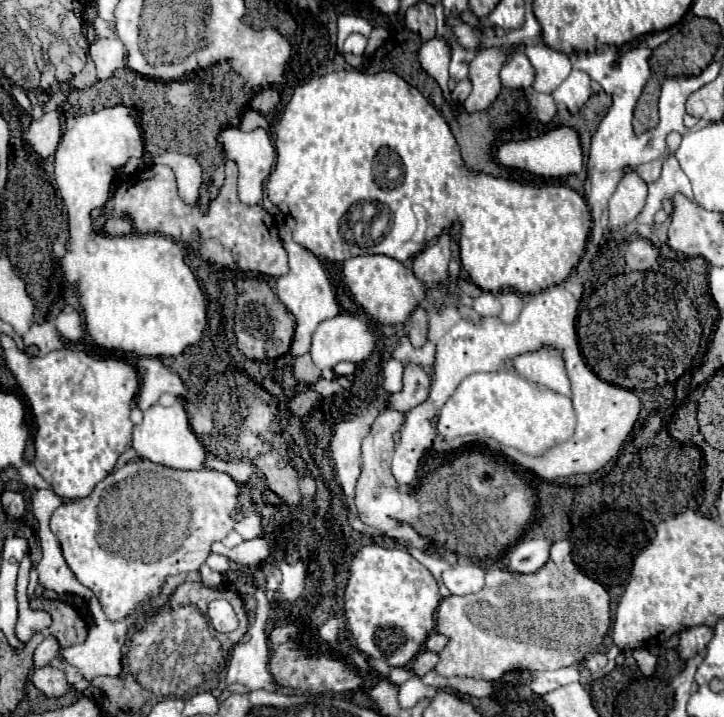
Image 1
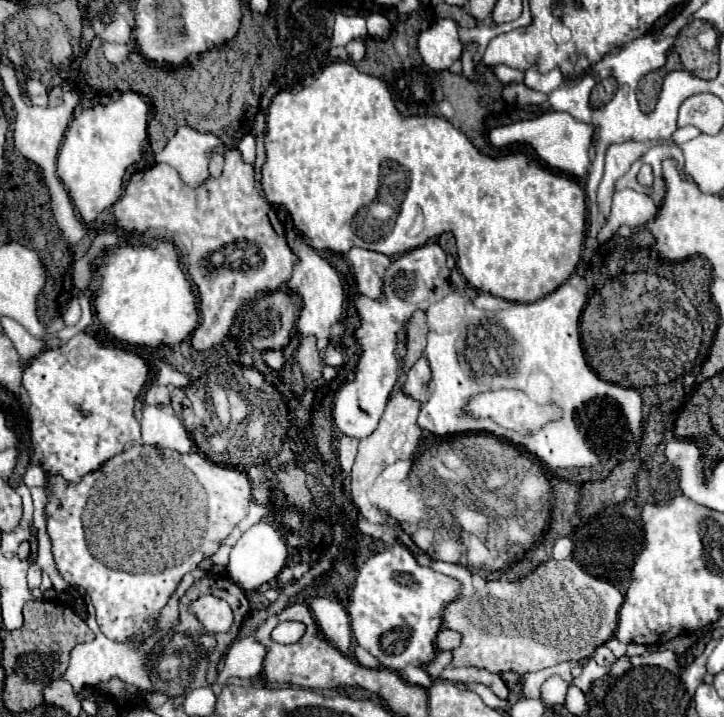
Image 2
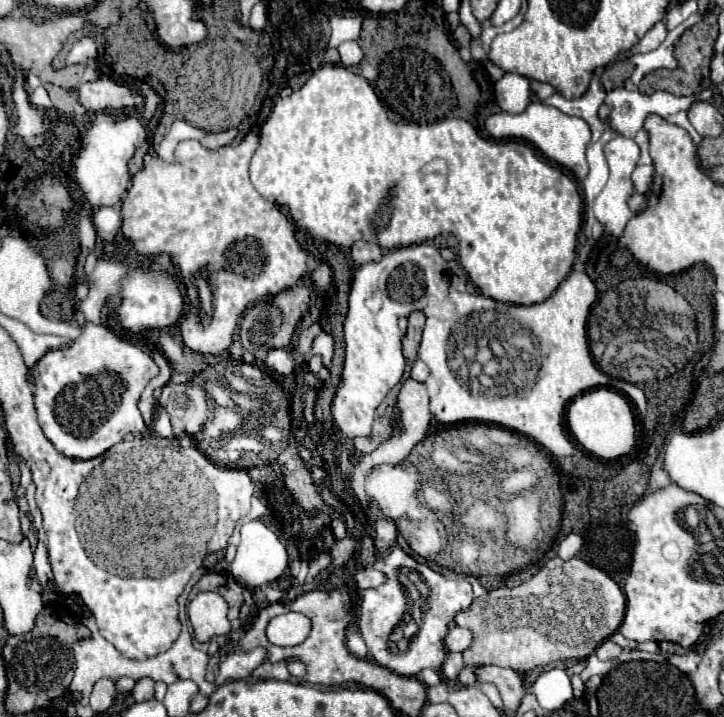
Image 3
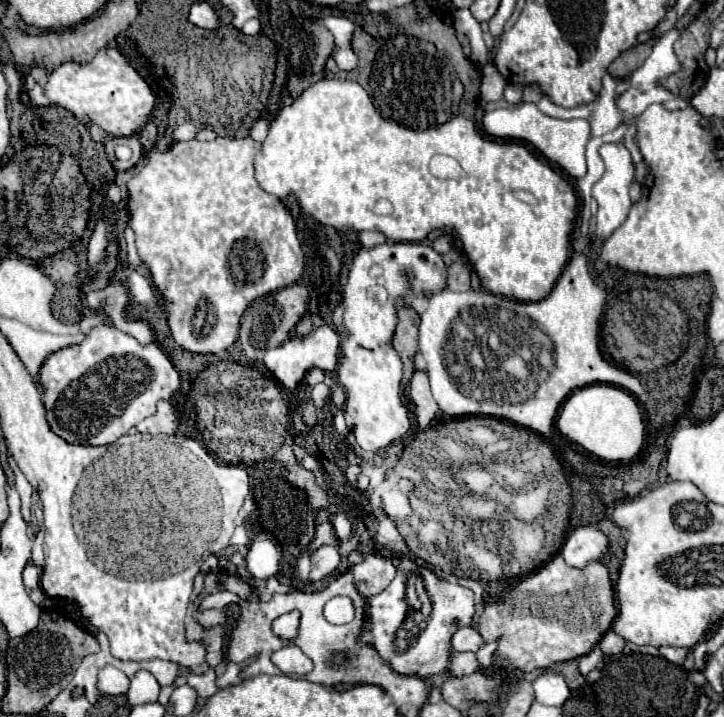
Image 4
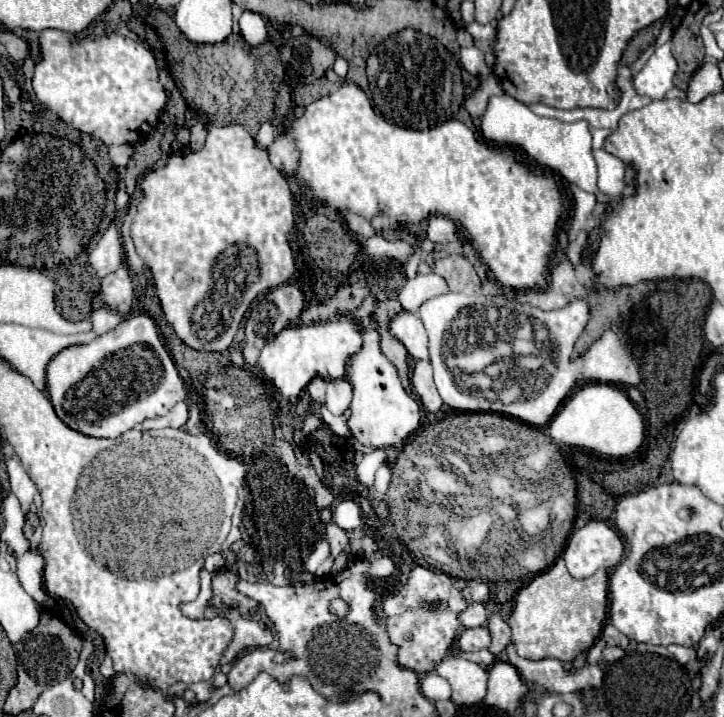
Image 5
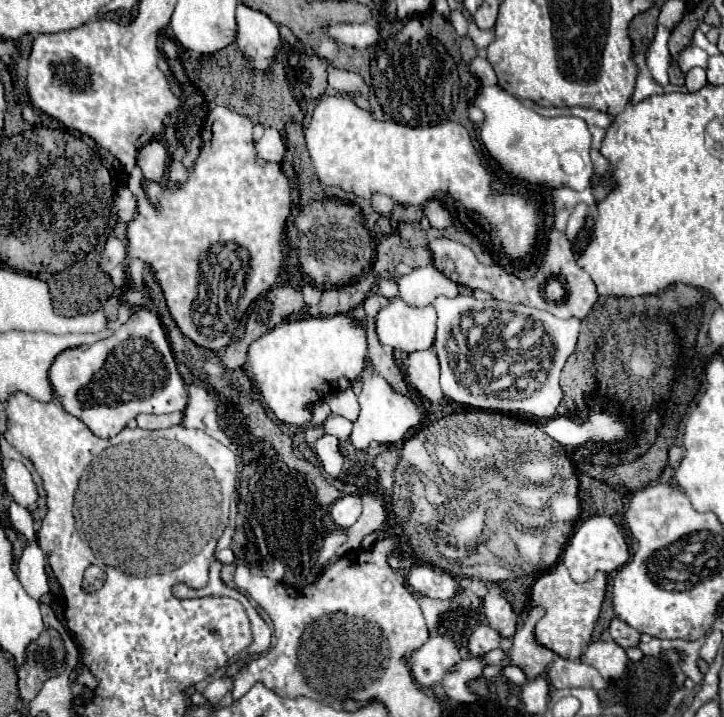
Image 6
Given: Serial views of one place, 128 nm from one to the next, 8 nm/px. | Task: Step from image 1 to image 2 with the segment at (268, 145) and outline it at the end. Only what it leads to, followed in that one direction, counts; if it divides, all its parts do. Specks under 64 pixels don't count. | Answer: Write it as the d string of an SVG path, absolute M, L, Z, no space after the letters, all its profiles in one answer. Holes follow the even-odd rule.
M252 134L242 136L242 138L238 140L236 148L238 148L238 152L242 154L242 160L244 160L244 162L254 164L254 160L256 160L256 140L254 140Z

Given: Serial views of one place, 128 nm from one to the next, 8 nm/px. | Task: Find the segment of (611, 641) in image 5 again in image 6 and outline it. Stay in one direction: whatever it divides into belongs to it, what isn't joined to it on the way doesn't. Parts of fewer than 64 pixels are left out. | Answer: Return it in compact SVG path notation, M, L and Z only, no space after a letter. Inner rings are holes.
M612 620L610 626L610 636L612 640L622 646L622 648L630 648L630 646L638 646L638 640L640 640L640 634L634 630L634 628L628 628L628 624L624 624L622 620Z

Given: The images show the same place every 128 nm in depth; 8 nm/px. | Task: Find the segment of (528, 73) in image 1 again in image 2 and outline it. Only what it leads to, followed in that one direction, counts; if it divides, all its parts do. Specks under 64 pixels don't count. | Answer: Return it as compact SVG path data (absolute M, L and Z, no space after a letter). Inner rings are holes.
M498 66L496 74L498 74L498 80L502 80L504 84L520 84L520 82L524 82L524 72L518 70L518 68Z

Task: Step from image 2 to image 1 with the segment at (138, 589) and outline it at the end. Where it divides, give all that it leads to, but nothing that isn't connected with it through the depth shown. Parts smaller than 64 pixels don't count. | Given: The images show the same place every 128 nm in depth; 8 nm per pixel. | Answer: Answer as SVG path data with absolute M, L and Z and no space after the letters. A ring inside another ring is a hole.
M148 460L138 464L128 462L108 474L90 496L62 504L52 514L50 528L76 578L100 598L106 616L118 620L128 616L146 596L156 596L166 576L198 570L206 562L210 546L226 538L234 528L232 510L238 504L238 494L238 484L224 472L208 468L200 472L180 472L148 464Z

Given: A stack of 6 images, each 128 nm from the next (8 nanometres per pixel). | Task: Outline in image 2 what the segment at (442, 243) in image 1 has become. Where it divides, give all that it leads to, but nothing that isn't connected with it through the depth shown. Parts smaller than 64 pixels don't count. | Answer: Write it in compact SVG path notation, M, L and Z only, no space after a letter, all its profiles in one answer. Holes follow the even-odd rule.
M426 244L392 260L384 276L384 300L368 300L366 296L358 296L356 308L360 314L360 328L354 336L360 344L360 358L356 376L336 392L334 400L334 422L342 434L364 438L376 430L398 380L400 360L396 356L396 332L410 320L414 310L430 308L448 294L450 270L446 266L446 252L438 244Z

